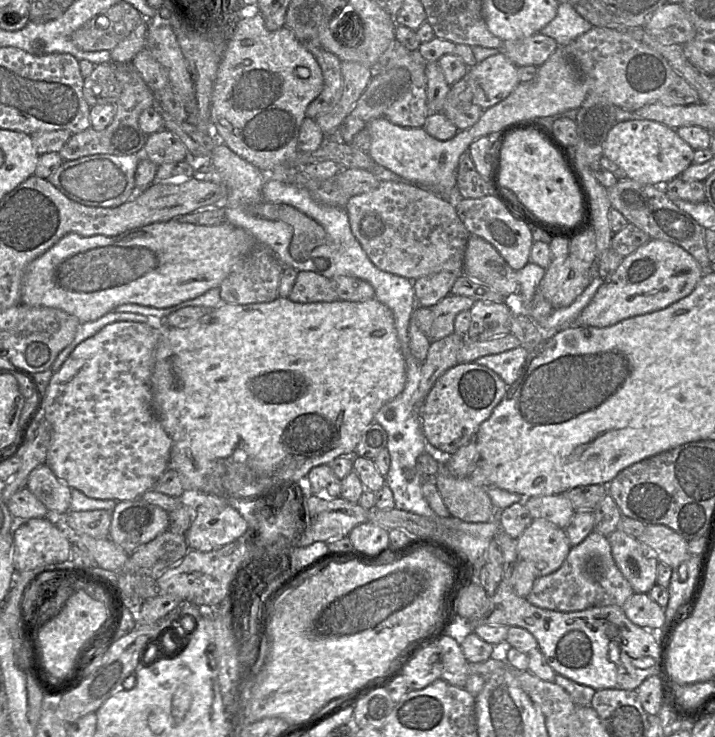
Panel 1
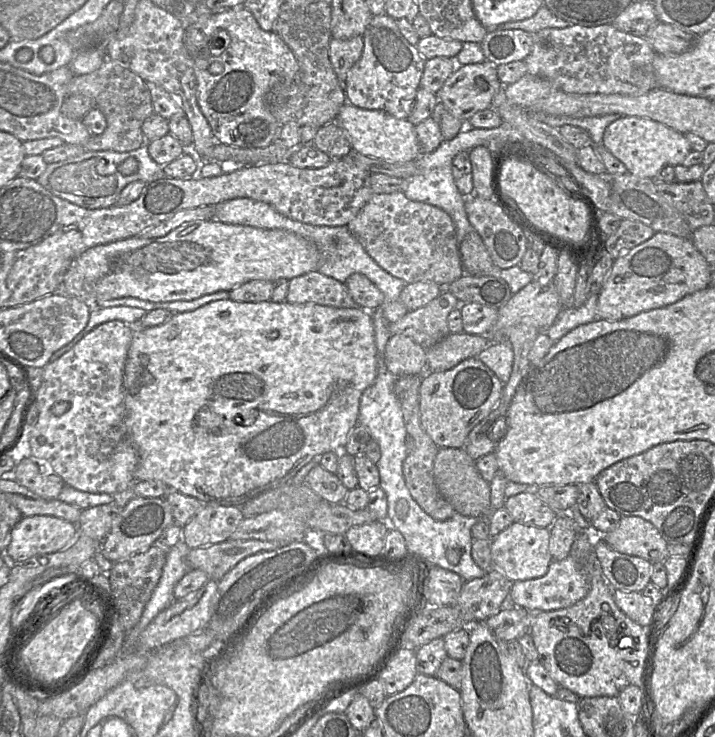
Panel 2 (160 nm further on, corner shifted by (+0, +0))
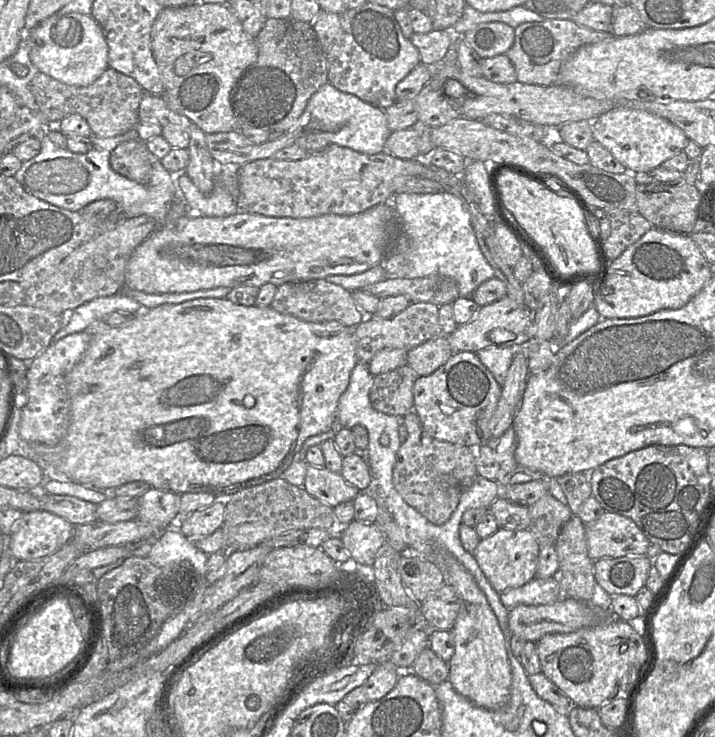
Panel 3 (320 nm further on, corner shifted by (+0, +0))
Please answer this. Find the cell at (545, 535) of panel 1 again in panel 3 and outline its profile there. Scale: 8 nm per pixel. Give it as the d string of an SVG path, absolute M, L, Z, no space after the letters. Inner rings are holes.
M498 529L493 535L480 540L473 556L491 586L498 593L503 593L535 579L540 549L539 543L529 529Z

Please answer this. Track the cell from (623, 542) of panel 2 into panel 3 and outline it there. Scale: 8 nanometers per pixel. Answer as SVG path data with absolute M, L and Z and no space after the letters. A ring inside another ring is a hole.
M605 512L596 521L586 524L588 555L595 561L601 558L620 558L625 556L646 556L651 543L628 517Z

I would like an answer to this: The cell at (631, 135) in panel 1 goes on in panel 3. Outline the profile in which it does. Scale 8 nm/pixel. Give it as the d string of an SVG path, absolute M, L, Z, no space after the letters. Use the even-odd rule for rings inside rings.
M614 108L592 121L593 137L621 164L633 172L648 172L678 155L689 138L675 124L643 109Z

